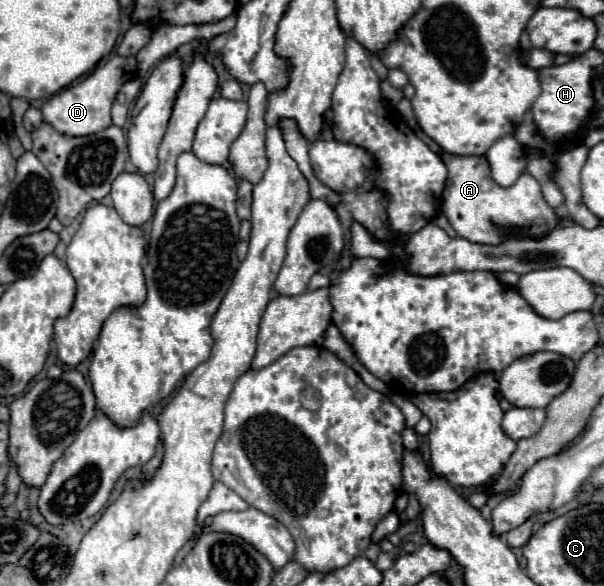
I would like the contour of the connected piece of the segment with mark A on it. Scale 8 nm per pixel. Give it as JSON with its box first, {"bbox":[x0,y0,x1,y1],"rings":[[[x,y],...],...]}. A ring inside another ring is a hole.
{"bbox":[442,154,558,244],"rings":[[[442,154],[448,168],[448,180],[442,194],[442,214],[448,218],[460,238],[476,244],[502,244],[504,228],[522,228],[530,238],[542,238],[558,226],[558,214],[542,196],[536,178],[522,174],[510,188],[500,188],[490,178],[490,166],[484,156],[456,156]]]}

